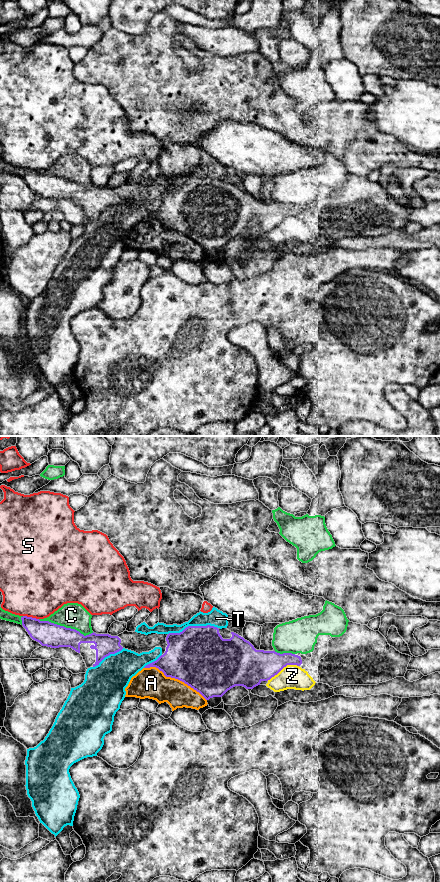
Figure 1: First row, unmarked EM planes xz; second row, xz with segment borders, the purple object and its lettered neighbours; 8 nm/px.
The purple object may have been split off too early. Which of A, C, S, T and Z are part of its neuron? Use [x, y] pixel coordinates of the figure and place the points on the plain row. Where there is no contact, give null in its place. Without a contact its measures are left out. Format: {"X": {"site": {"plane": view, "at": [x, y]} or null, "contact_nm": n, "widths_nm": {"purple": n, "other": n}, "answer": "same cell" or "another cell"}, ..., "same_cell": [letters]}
{"A": {"site": {"plane": "xz", "at": [175, 230]}, "contact_nm": 550, "widths_nm": {"purple": 480, "other": 240}, "answer": "another cell"}, "C": {"site": {"plane": "xz", "at": [65, 179]}, "contact_nm": 460, "widths_nm": {"purple": 190, "other": 200}, "answer": "another cell"}, "S": {"site": {"plane": "xz", "at": [31, 169]}, "contact_nm": 130, "widths_nm": {"purple": 190, "other": 500}, "answer": "another cell"}, "T": {"site": {"plane": "xz", "at": [192, 178]}, "contact_nm": 400, "widths_nm": {"purple": 480, "other": 140}, "answer": "another cell"}, "Z": {"site": {"plane": "xz", "at": [282, 220]}, "contact_nm": 280, "widths_nm": {"purple": 280, "other": 190}, "answer": "another cell"}, "same_cell": []}

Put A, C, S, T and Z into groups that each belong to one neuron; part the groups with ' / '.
A / C / S / T / Z

